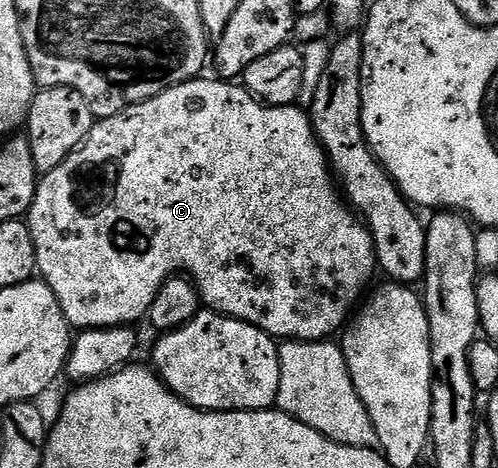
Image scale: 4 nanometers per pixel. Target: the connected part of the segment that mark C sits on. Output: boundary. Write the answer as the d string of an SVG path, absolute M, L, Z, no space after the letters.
M200 76L191 79L190 82L182 82L173 88L169 88L165 92L161 92L157 96L153 96L149 100L138 102L135 106L125 108L117 116L98 119L94 128L89 132L86 142L84 142L78 150L74 150L57 168L53 168L53 172L42 175L42 177L38 179L35 187L35 199L25 218L27 225L31 228L33 244L37 248L38 277L47 283L48 288L53 292L53 296L57 296L57 304L61 304L61 312L65 312L65 320L67 323L79 332L84 330L103 330L106 326L131 326L132 324L136 324L135 322L141 321L142 318L144 321L144 319L150 315L153 300L157 296L157 292L165 284L165 280L182 272L184 275L190 276L195 285L198 286L202 305L206 307L206 309L214 310L217 314L225 314L228 318L236 318L242 322L253 324L276 340L286 340L288 342L321 342L330 339L332 336L338 335L340 331L348 325L357 303L364 297L363 289L366 288L367 281L369 281L374 274L377 274L375 245L371 239L371 234L367 231L367 227L361 221L359 215L356 214L345 201L344 195L341 193L340 187L337 185L337 179L331 169L331 163L327 160L327 154L323 151L319 137L316 136L315 130L311 126L310 113L308 113L306 109L299 110L300 107L298 105L264 105L254 94L250 94L247 87L242 84L236 84L231 80L220 80L215 76L210 76L211 78L207 77L208 76Z

